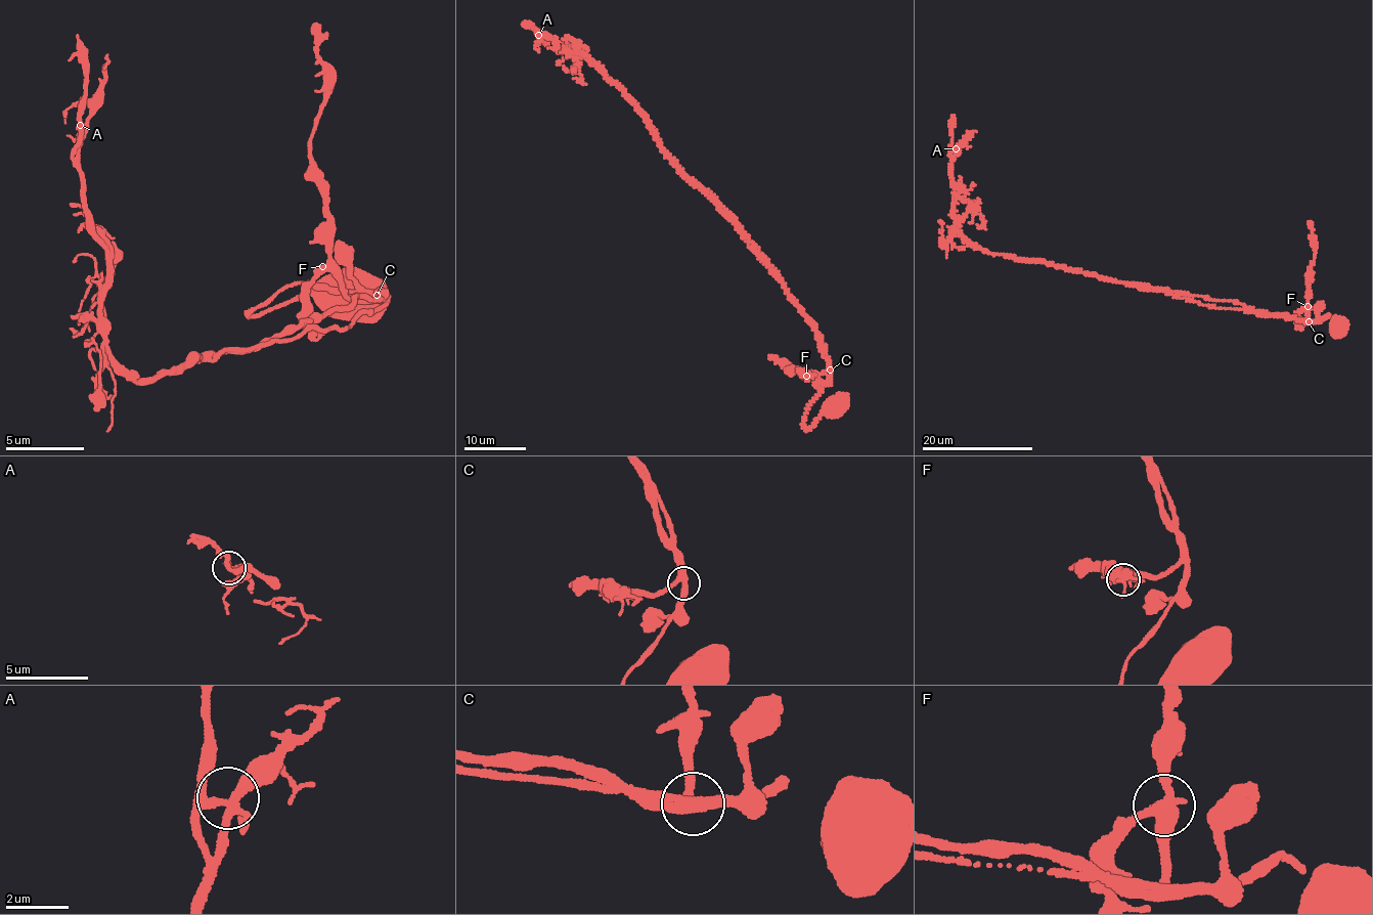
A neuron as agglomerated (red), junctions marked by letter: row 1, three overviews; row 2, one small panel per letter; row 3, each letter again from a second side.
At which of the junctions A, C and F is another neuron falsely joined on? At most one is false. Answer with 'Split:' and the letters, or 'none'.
Split: none

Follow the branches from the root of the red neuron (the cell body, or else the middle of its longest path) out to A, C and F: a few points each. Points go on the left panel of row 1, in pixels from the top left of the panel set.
A: (350, 299), (249, 311), (301, 282), (391, 302), (342, 333), (198, 354), (138, 382), (107, 344), (80, 125)
C: (350, 299), (305, 294), (265, 312), (249, 311), (263, 308), (301, 282), (375, 296)
F: (350, 299), (305, 294), (265, 312), (249, 311), (301, 282), (372, 294), (372, 301), (357, 301), (322, 266)

